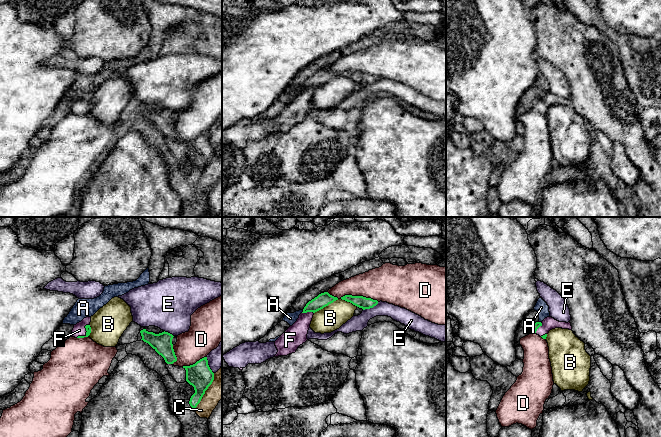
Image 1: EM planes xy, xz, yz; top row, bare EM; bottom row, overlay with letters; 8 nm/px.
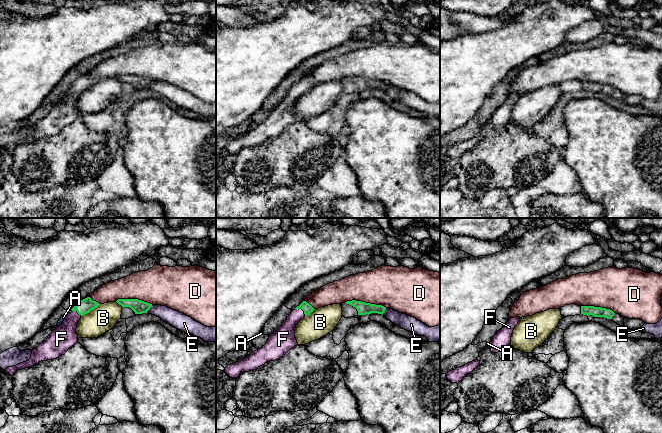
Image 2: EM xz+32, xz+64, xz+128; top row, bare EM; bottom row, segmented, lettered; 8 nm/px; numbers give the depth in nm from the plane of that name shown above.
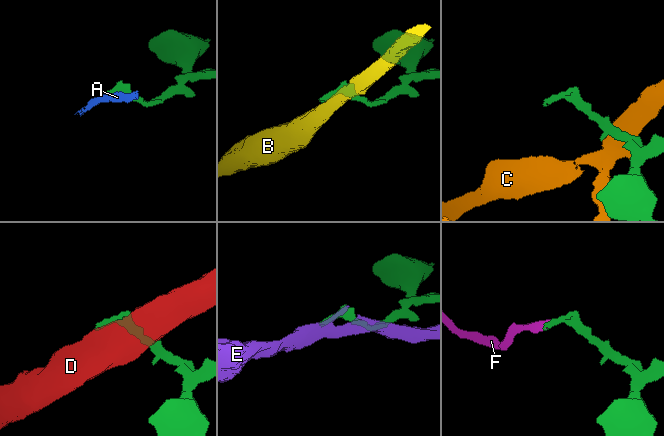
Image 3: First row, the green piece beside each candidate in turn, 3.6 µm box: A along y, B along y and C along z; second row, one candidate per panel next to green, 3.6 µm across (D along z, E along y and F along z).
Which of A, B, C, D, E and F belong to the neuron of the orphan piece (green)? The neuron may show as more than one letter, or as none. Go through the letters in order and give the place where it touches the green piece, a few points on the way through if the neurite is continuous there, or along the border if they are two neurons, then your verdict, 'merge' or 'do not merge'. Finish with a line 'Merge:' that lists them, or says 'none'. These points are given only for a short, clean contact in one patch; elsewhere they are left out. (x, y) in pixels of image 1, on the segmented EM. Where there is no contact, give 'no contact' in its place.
A: contact xz (303, 311); border xz (303, 310), (301, 312); do not merge
B: contact xz (326, 305); do not merge
C: contact xy (205, 390); do not merge
D: contact xz (359, 296); do not merge
E: contact xz (370, 307); do not merge
F: contact xy (86, 333); way xy (88, 328), (86, 333), (79, 329); merge
Merge: F

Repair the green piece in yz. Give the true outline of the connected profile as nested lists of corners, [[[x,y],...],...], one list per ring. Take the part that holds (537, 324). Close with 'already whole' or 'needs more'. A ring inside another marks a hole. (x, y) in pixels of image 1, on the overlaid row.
[[[547,317],[542,322],[536,322],[533,325],[533,333],[536,333],[537,335],[542,337],[543,339],[546,339],[549,331],[552,329],[555,329],[555,328],[572,330],[572,326],[571,326],[570,322],[568,322],[568,323],[559,322],[552,317]]]; needs more

